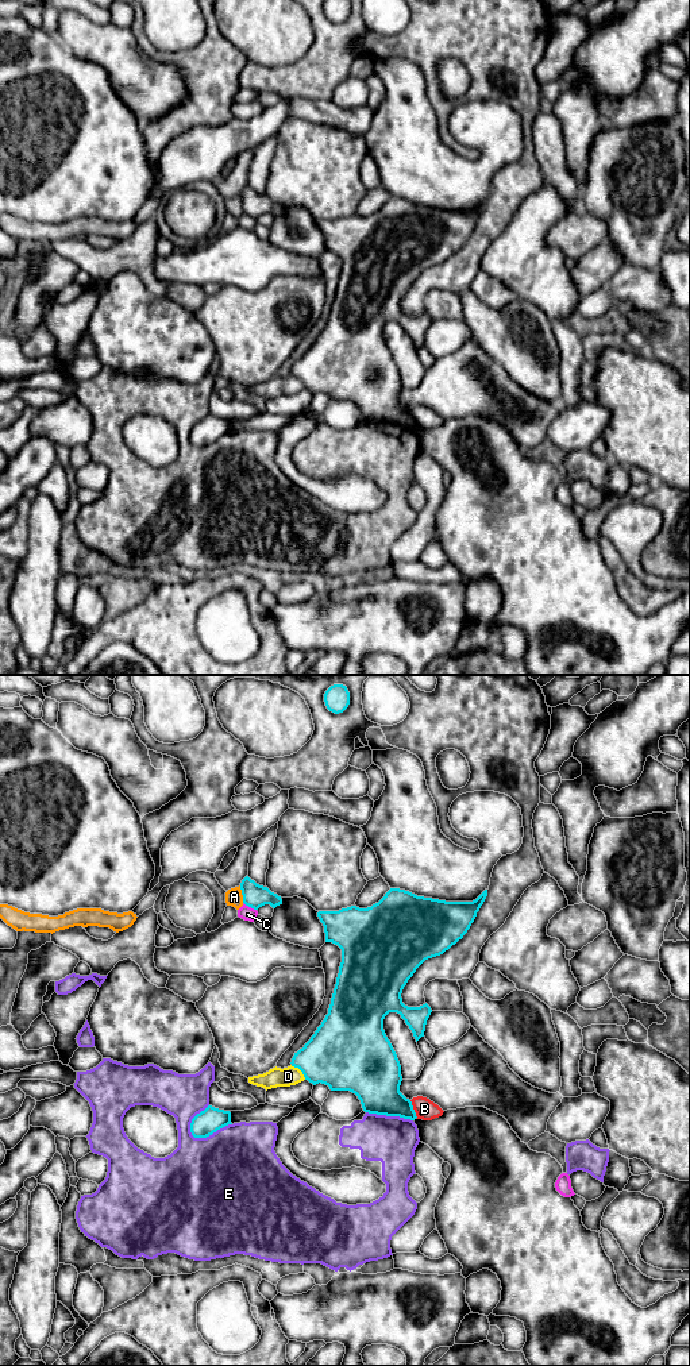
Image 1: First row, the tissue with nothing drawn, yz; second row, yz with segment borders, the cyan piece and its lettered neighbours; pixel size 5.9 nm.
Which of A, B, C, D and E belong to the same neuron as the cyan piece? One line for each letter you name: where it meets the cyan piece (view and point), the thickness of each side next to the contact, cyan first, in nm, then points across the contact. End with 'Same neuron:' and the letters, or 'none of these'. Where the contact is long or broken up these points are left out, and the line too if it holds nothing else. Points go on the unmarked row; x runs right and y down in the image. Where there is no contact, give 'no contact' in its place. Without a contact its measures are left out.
Same neuron: none of these

